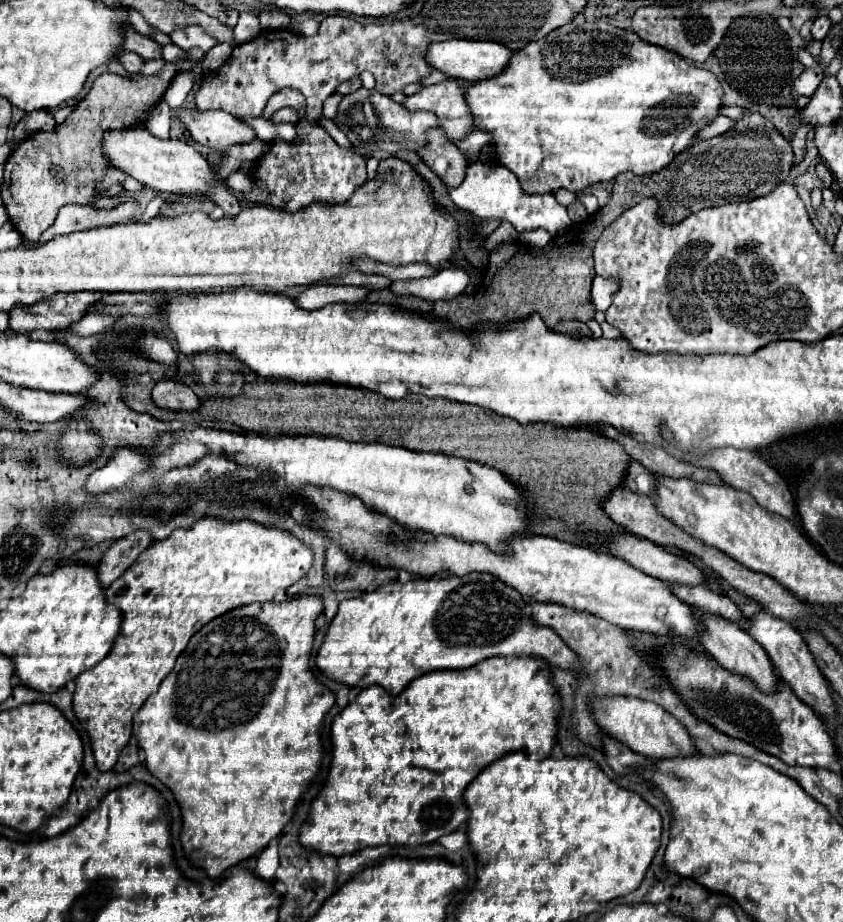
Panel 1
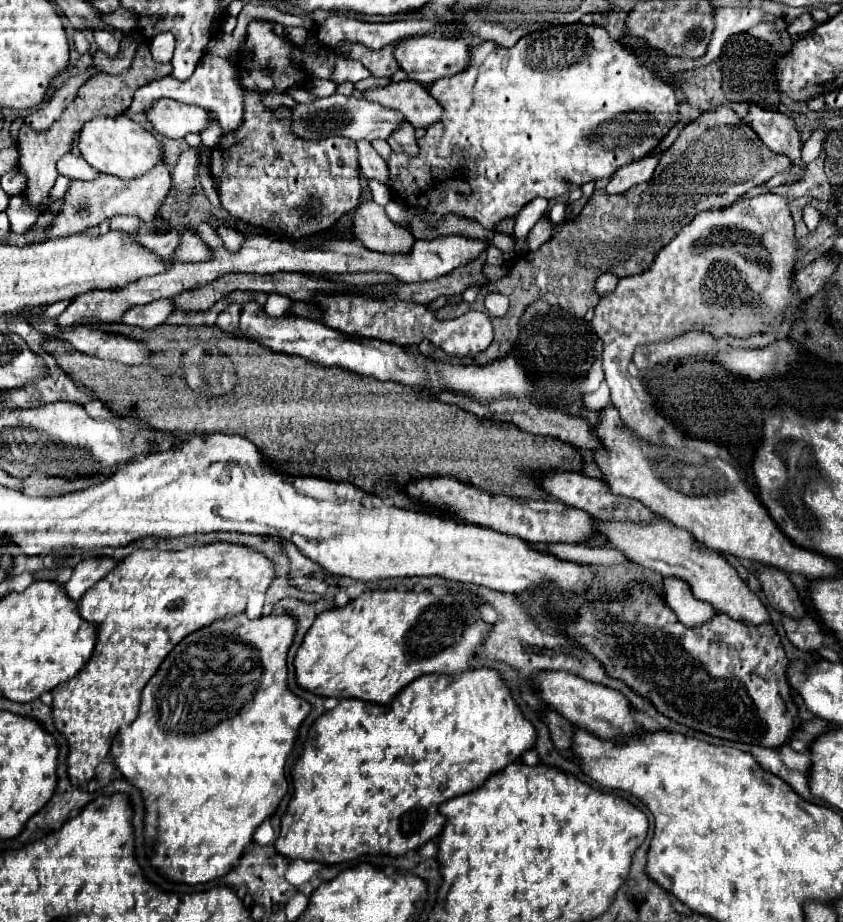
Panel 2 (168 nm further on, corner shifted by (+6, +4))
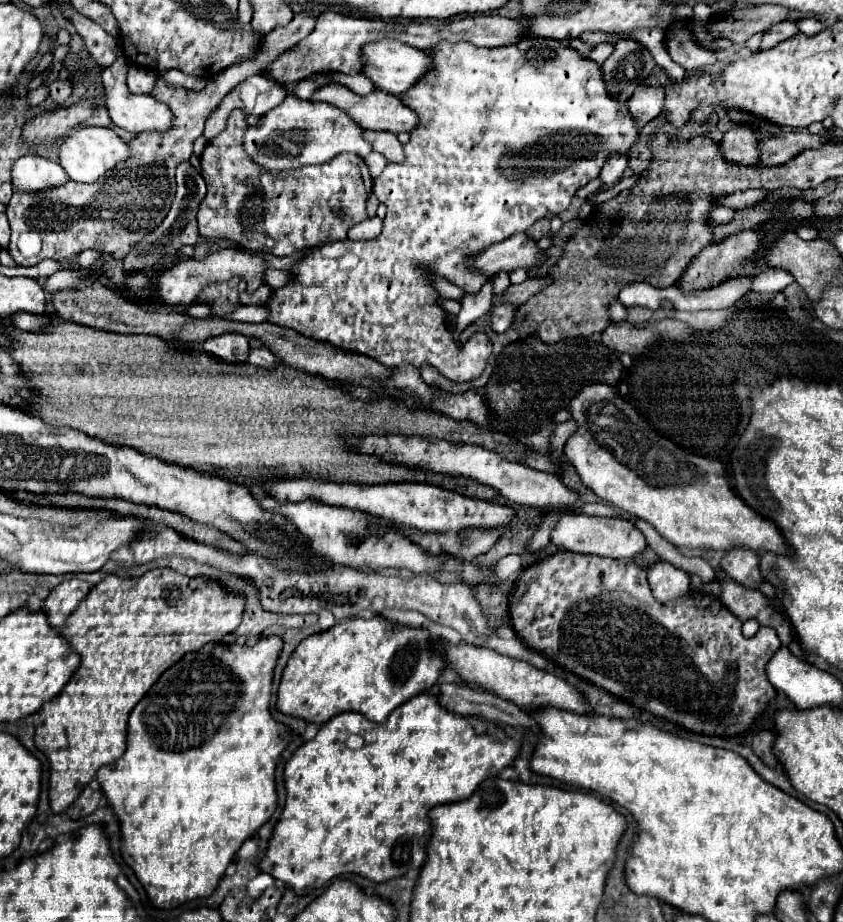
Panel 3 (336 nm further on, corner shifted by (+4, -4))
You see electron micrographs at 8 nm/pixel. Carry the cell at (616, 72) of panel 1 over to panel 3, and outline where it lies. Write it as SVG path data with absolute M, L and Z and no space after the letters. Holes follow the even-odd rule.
M528 37L524 41L520 41L520 45L506 45L500 49L480 49L472 43L440 43L434 49L430 49L432 57L434 57L434 67L432 73L428 73L424 79L420 79L412 89L408 89L402 95L402 101L414 109L420 117L418 127L410 133L410 143L404 147L406 151L406 161L404 163L387 162L384 171L380 173L380 177L374 179L374 195L380 199L380 203L386 205L388 213L384 217L384 229L376 239L370 241L336 241L336 243L326 243L322 247L312 249L306 259L302 263L298 263L292 273L296 275L292 283L288 283L284 289L276 289L270 293L268 297L268 307L270 307L270 323L282 325L282 327L290 327L296 329L300 333L304 333L306 337L312 339L320 339L320 341L328 341L340 349L352 351L352 353L360 353L366 357L372 357L388 367L400 367L400 365L412 365L412 367L420 367L422 363L430 363L434 365L444 377L452 379L452 381L470 381L474 377L478 377L482 373L492 356L492 344L488 335L484 332L476 332L472 337L456 347L456 341L452 337L452 332L444 327L444 309L440 305L436 305L436 299L440 297L430 285L428 279L424 275L424 269L436 271L442 277L446 277L450 283L466 289L468 293L476 293L480 291L482 283L486 281L484 275L470 271L464 265L464 257L468 255L476 255L480 251L484 251L488 245L504 241L506 237L518 233L518 231L526 231L536 219L542 219L546 215L558 215L562 211L568 209L570 199L574 197L574 193L586 185L588 181L596 179L600 175L602 165L606 163L606 159L610 157L610 153L620 153L620 155L628 155L630 147L640 139L640 131L638 131L638 121L630 115L628 109L628 99L620 101L616 99L606 85L606 77L604 77L604 69L602 65L598 65L596 61L582 57L576 49L556 41L556 39L546 39L546 37ZM544 153L544 161L546 161L546 153L548 153L548 169L534 169L534 157L538 159Z

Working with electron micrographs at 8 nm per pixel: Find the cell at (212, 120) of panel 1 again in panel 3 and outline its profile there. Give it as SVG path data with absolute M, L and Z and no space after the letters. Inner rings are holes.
M122 55L114 61L112 67L106 67L102 71L102 83L104 83L104 95L106 95L106 105L108 113L114 121L114 125L130 131L130 133L166 133L172 129L172 123L176 117L172 117L172 111L168 111L168 105L162 105L150 95L134 95L126 87L126 75L128 75L128 59Z

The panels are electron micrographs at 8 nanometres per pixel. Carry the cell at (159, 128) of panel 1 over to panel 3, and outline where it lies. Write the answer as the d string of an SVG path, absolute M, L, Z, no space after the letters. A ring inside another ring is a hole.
M132 65L128 71L128 89L132 93L152 95L152 87L156 87L156 81L158 81L158 73L152 73L152 69L140 69Z

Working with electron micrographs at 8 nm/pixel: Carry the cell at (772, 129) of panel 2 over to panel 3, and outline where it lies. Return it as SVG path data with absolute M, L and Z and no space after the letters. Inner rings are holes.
M734 125L724 133L720 147L728 161L756 165L760 161L760 139L750 125Z

